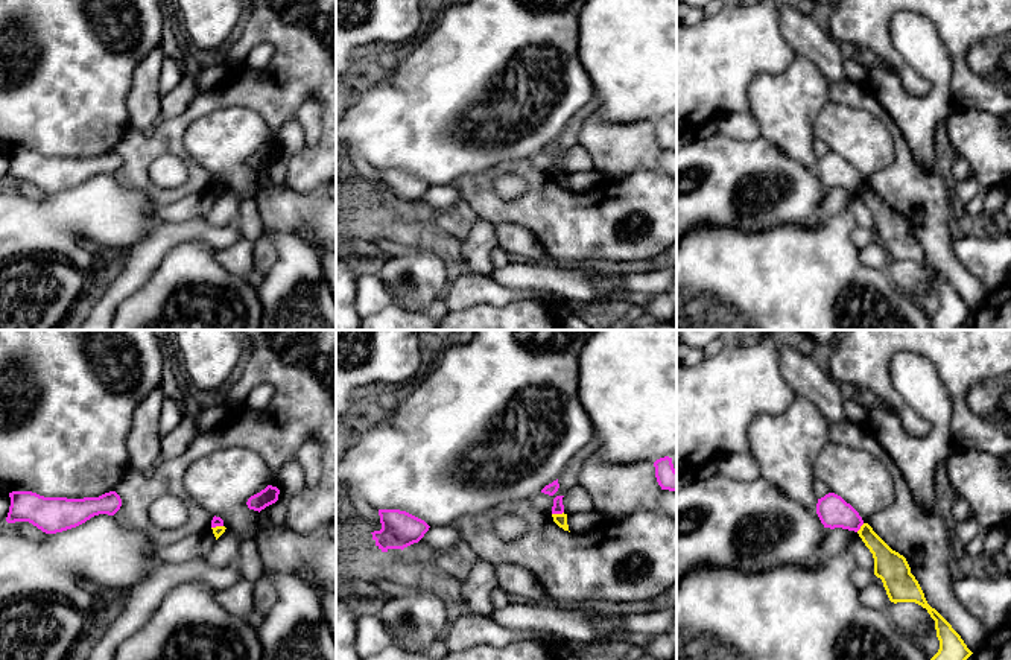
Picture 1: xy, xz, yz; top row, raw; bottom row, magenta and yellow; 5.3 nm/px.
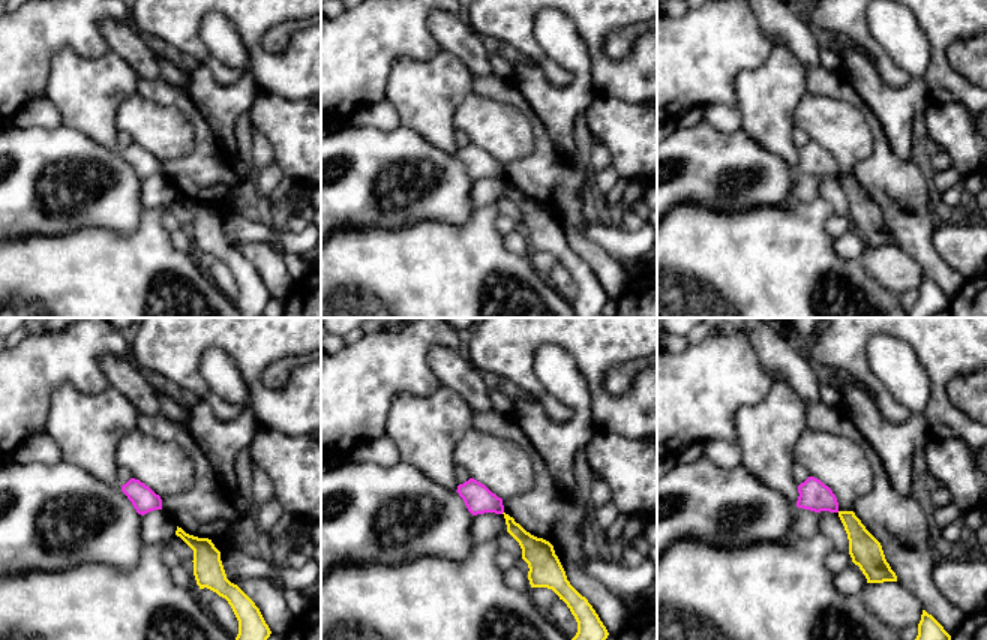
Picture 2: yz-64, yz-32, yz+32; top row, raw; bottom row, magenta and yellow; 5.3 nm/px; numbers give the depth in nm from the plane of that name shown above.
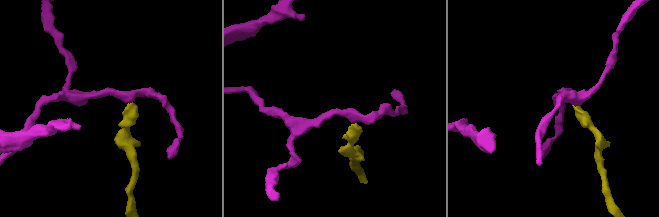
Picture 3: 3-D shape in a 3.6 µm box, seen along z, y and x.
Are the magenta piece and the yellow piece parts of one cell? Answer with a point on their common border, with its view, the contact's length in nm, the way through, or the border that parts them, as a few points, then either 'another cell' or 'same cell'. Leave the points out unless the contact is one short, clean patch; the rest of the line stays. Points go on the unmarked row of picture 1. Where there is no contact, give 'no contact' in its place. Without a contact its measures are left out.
xz (557, 172) | 70 nm | along xz (563, 171), (552, 174) | another cell

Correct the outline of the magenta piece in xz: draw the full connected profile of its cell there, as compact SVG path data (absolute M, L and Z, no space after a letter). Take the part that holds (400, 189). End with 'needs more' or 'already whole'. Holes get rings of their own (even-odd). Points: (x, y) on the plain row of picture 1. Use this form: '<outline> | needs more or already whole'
M379 169L382 189L374 190L372 199L382 211L389 208L404 208L414 202L418 202L429 190L429 184L400 169Z | already whole

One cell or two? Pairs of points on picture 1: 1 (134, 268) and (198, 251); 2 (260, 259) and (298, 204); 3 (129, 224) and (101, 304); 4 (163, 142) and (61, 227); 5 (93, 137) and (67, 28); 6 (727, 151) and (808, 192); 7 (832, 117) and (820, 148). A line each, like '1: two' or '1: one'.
1: two
2: one
3: two
4: two
5: one
6: one
7: two

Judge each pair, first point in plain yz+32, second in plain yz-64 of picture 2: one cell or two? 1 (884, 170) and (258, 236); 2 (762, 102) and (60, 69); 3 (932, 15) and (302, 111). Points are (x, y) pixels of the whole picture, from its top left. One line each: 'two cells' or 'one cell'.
1: two cells
2: one cell
3: two cells

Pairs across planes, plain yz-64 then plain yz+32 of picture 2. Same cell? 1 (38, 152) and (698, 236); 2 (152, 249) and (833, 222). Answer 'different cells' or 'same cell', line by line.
1: different cells
2: different cells

